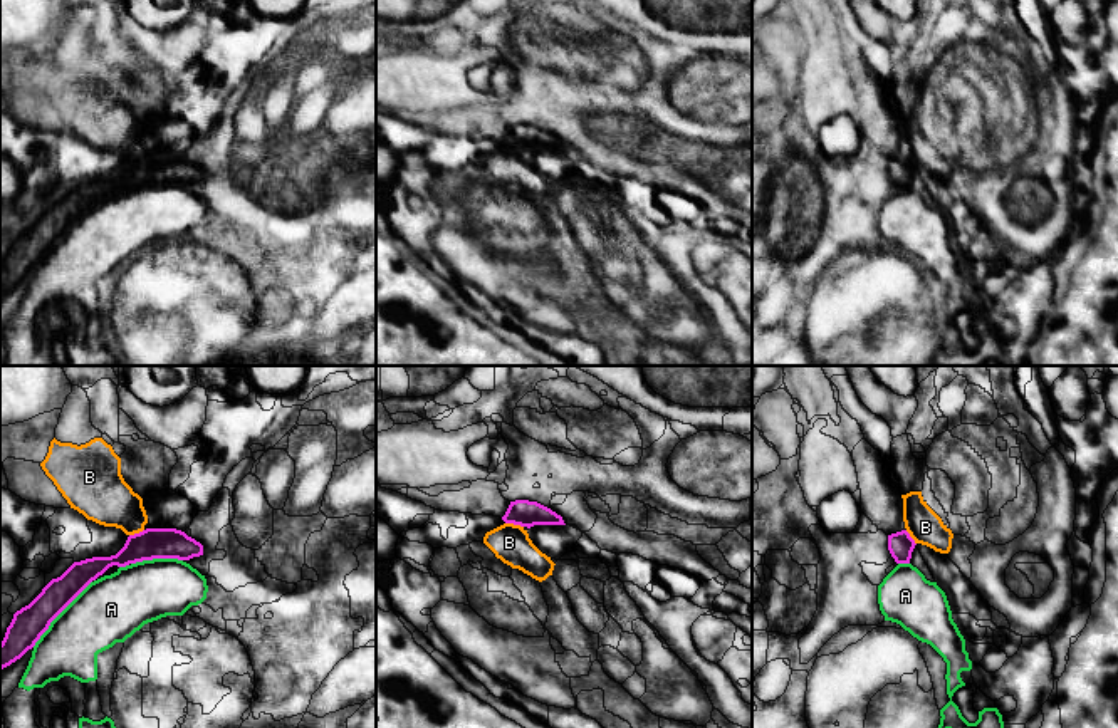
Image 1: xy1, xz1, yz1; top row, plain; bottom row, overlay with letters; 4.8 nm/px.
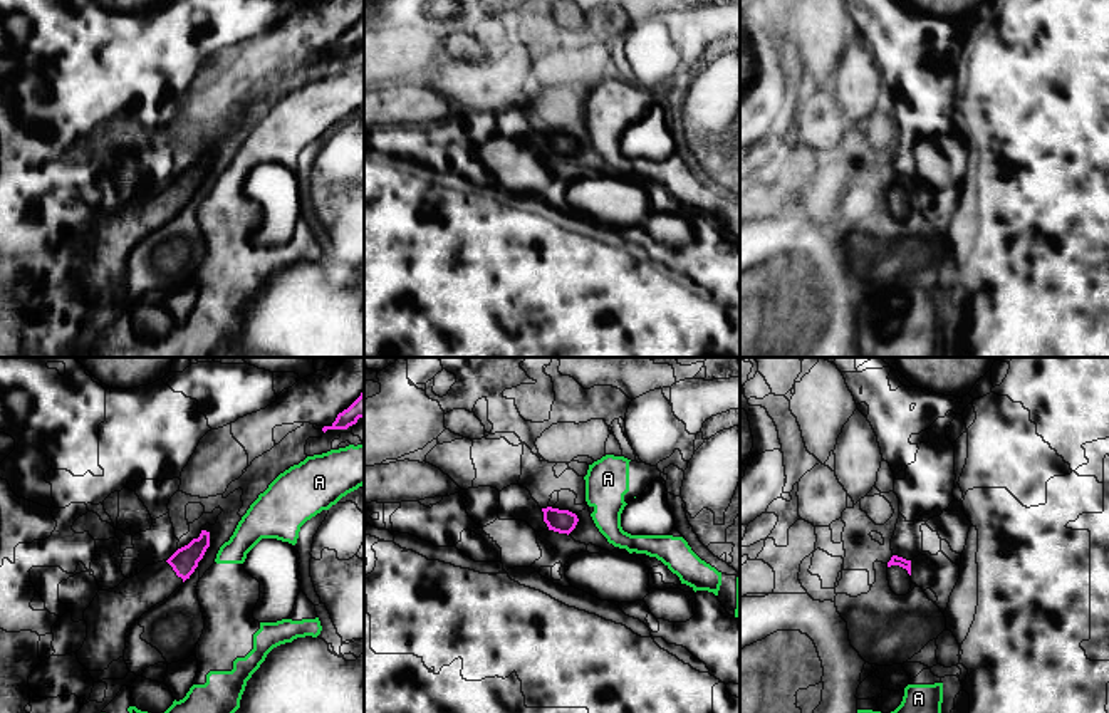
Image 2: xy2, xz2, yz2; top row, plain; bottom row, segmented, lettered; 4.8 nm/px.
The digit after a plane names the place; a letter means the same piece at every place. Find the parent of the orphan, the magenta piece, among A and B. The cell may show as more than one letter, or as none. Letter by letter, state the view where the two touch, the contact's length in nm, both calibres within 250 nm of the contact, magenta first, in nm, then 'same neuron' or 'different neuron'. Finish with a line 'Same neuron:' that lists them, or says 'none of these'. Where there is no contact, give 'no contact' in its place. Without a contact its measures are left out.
A: xy1 | 420 nm | 160/320 nm | different neuron
B: xz1 | 90 nm | 130/180 nm | different neuron
Same neuron: none of these

